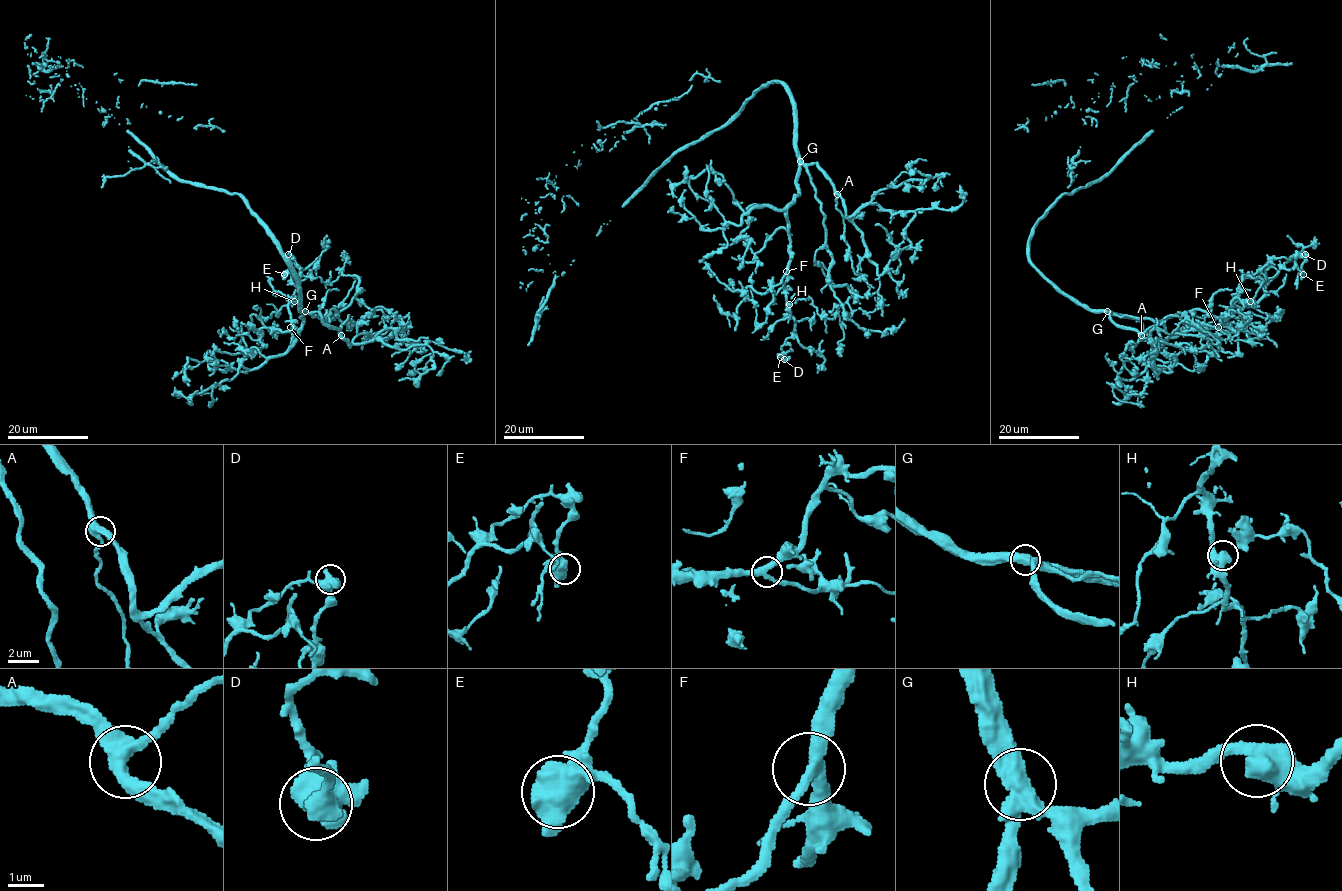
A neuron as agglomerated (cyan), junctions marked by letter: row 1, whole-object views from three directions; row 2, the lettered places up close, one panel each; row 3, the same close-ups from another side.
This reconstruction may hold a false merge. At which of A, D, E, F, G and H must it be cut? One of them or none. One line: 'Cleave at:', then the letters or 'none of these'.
Cleave at: none of these

